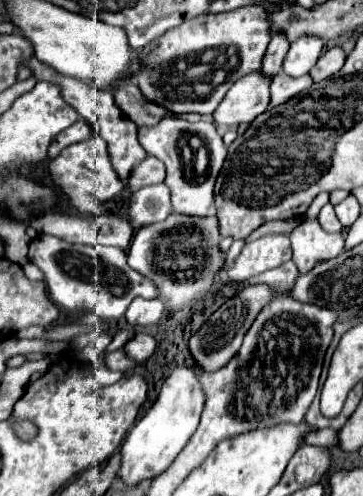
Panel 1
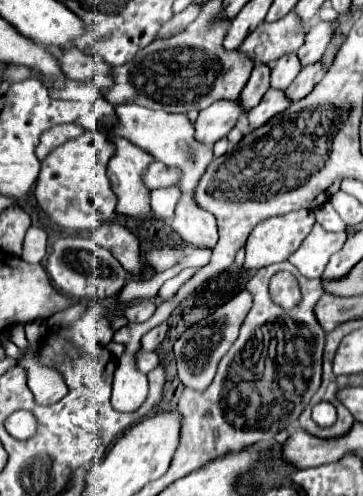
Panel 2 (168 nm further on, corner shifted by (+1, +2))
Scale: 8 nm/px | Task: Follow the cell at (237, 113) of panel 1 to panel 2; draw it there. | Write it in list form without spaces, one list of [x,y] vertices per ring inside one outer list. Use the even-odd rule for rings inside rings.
[[[217,101],[211,107],[199,111],[195,121],[195,141],[213,145],[215,141],[227,137],[241,117],[241,105],[237,101]]]

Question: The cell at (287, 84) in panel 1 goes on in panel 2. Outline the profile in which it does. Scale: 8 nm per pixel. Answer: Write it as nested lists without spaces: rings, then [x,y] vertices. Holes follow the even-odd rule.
[[[269,89],[265,93],[265,97],[261,99],[261,103],[253,109],[253,113],[247,115],[249,131],[259,129],[261,125],[265,125],[265,121],[269,121],[275,115],[283,113],[287,107],[289,107],[289,99],[285,97],[285,93],[283,91],[277,91],[277,89]]]

